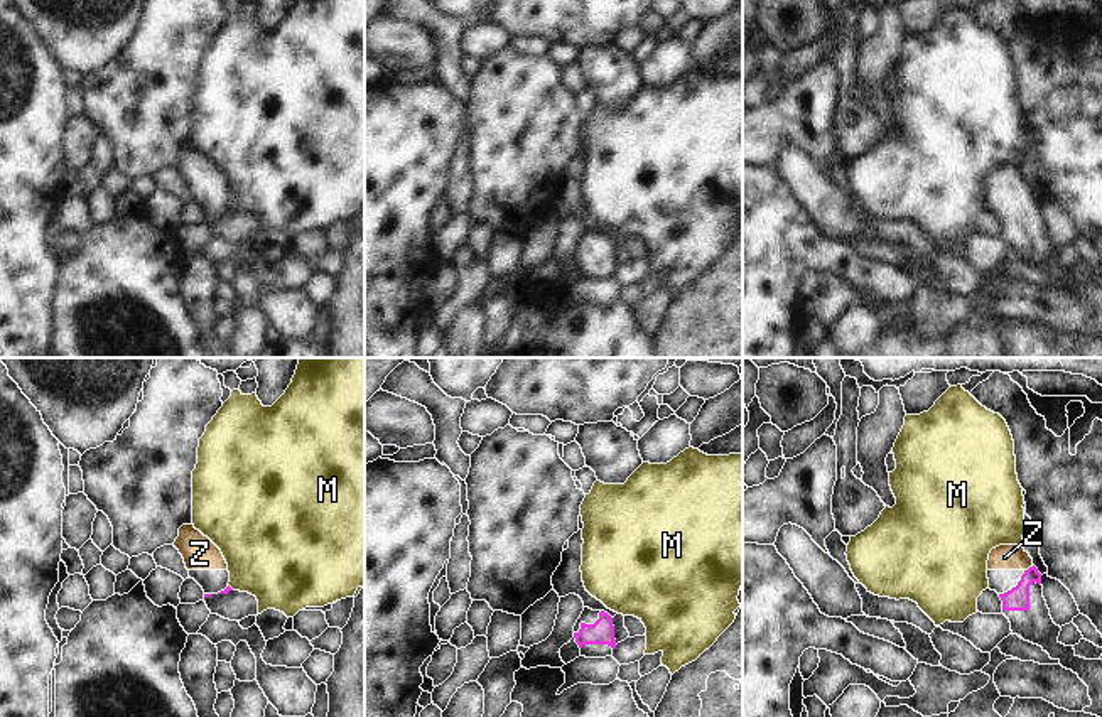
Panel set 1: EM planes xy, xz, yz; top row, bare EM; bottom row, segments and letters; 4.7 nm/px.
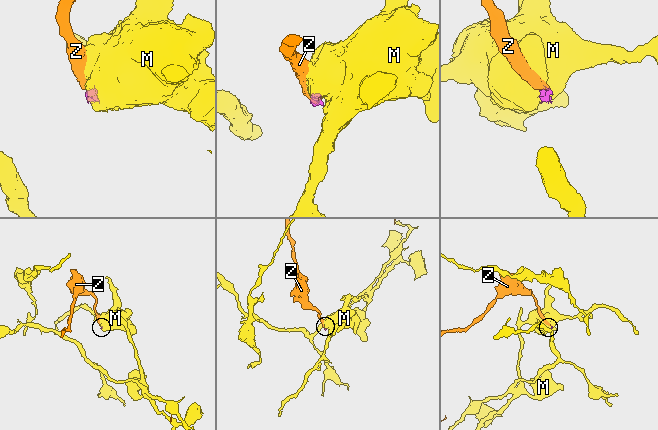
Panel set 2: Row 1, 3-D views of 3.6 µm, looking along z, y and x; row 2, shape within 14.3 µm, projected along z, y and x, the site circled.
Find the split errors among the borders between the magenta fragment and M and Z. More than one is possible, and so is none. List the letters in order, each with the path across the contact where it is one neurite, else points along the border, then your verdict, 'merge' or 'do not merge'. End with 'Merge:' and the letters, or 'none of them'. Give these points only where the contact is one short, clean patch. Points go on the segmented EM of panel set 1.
M: border xy (228, 584), (233, 589); do not merge
Z: way yz (1018, 598), (1030, 576), (1030, 567), (1015, 557), (1004, 557); merge
Merge: Z

